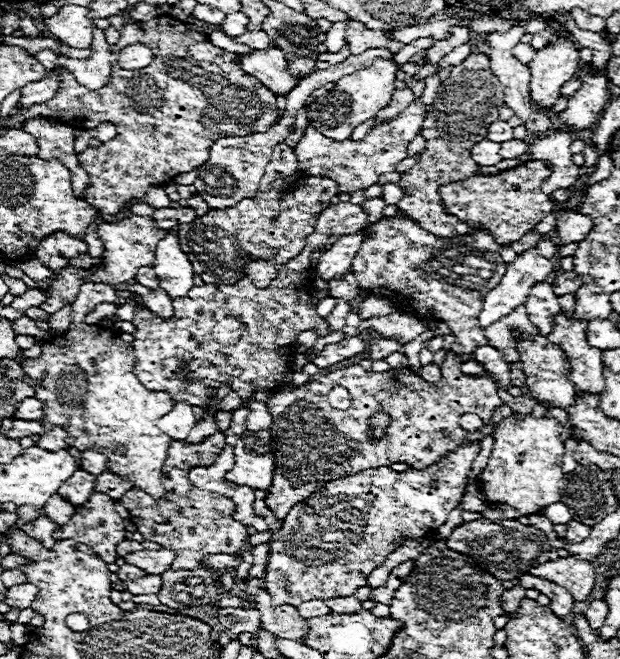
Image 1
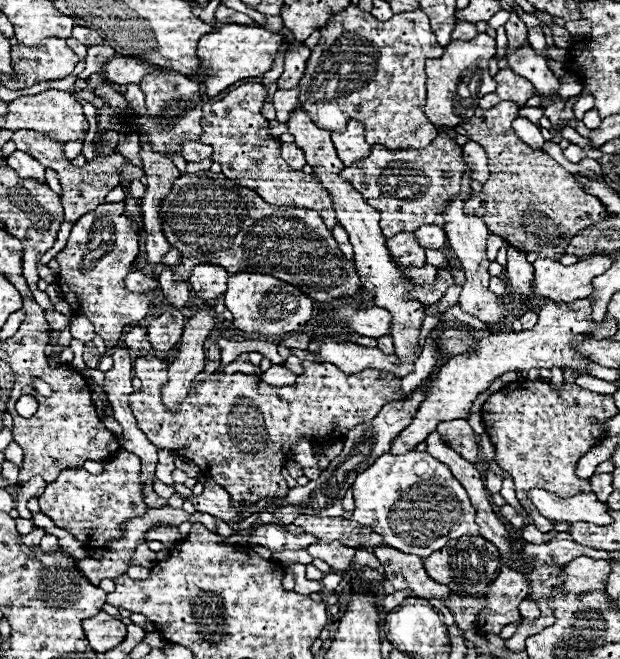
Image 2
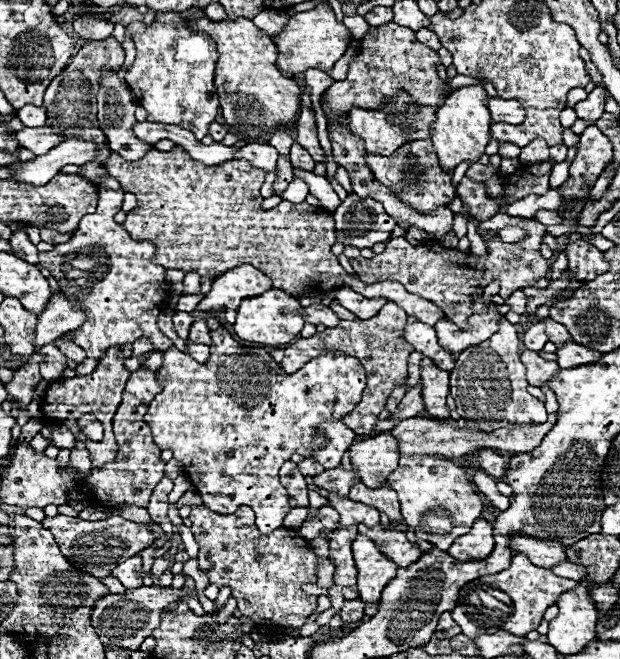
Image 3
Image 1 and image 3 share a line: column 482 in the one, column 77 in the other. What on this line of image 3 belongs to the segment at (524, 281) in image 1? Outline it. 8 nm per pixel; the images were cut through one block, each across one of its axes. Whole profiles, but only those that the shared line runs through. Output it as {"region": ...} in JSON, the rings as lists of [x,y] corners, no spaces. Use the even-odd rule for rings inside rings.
{"region":[[[64,292],[52,294],[48,308],[38,316],[38,326],[36,326],[36,350],[40,350],[44,344],[64,336],[66,332],[72,332],[86,320],[84,310],[74,304],[70,298],[66,298]]]}

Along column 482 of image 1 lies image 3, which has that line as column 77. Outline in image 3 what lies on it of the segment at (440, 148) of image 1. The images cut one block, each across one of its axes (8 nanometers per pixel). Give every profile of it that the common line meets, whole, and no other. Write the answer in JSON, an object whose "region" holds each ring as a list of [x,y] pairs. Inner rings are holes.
{"region":[[[106,38],[106,40],[96,40],[88,42],[88,46],[82,46],[80,52],[72,58],[72,64],[66,66],[66,70],[50,82],[44,94],[44,106],[48,110],[48,118],[52,120],[52,128],[62,128],[68,138],[78,138],[78,140],[92,140],[100,146],[100,154],[96,156],[94,162],[82,166],[82,176],[90,182],[96,184],[98,176],[108,176],[104,170],[104,162],[110,158],[110,150],[106,146],[106,136],[102,130],[94,126],[96,120],[96,96],[98,96],[98,78],[102,74],[102,68],[108,66],[112,70],[120,70],[124,64],[124,48],[116,38]]]}

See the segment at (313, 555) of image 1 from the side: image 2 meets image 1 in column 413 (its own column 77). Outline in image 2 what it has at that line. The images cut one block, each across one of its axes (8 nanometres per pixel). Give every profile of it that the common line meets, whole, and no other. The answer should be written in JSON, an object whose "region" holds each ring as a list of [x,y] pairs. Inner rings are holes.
{"region":[[[118,452],[112,462],[106,462],[102,474],[88,474],[84,468],[66,468],[46,486],[38,498],[40,510],[54,520],[58,528],[74,534],[86,548],[104,548],[110,540],[122,536],[122,524],[134,516],[142,516],[148,506],[142,502],[140,460],[134,454]]]}

